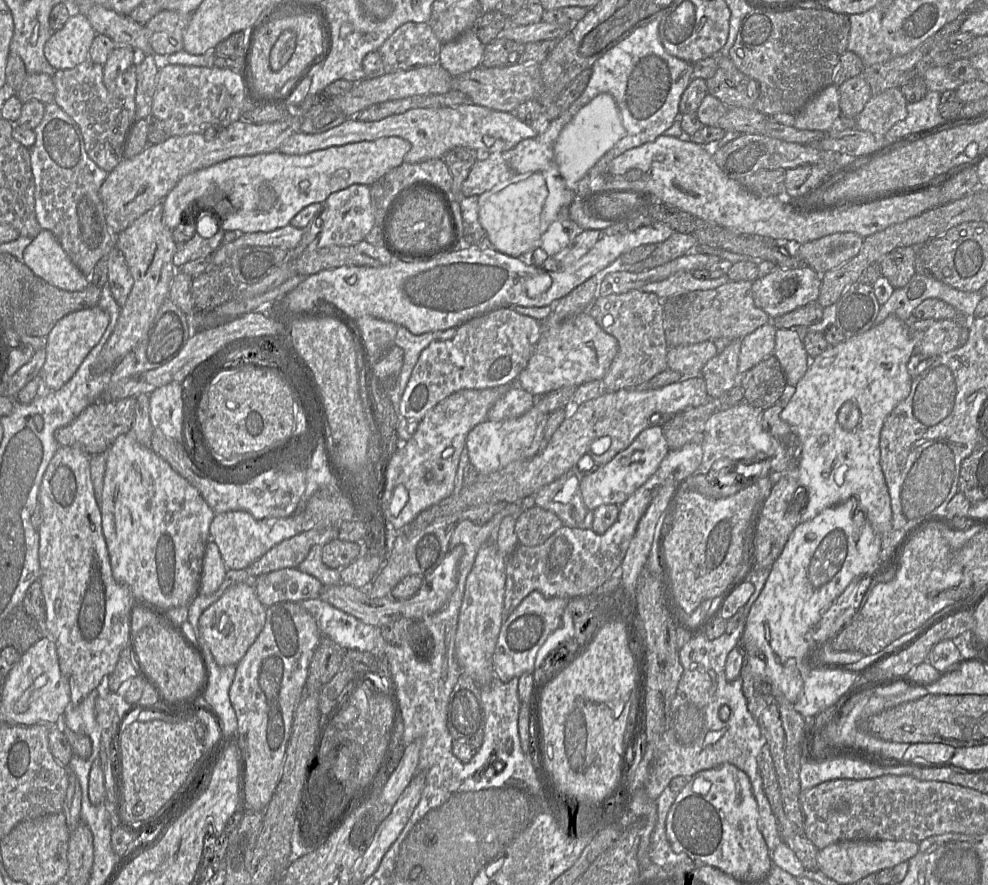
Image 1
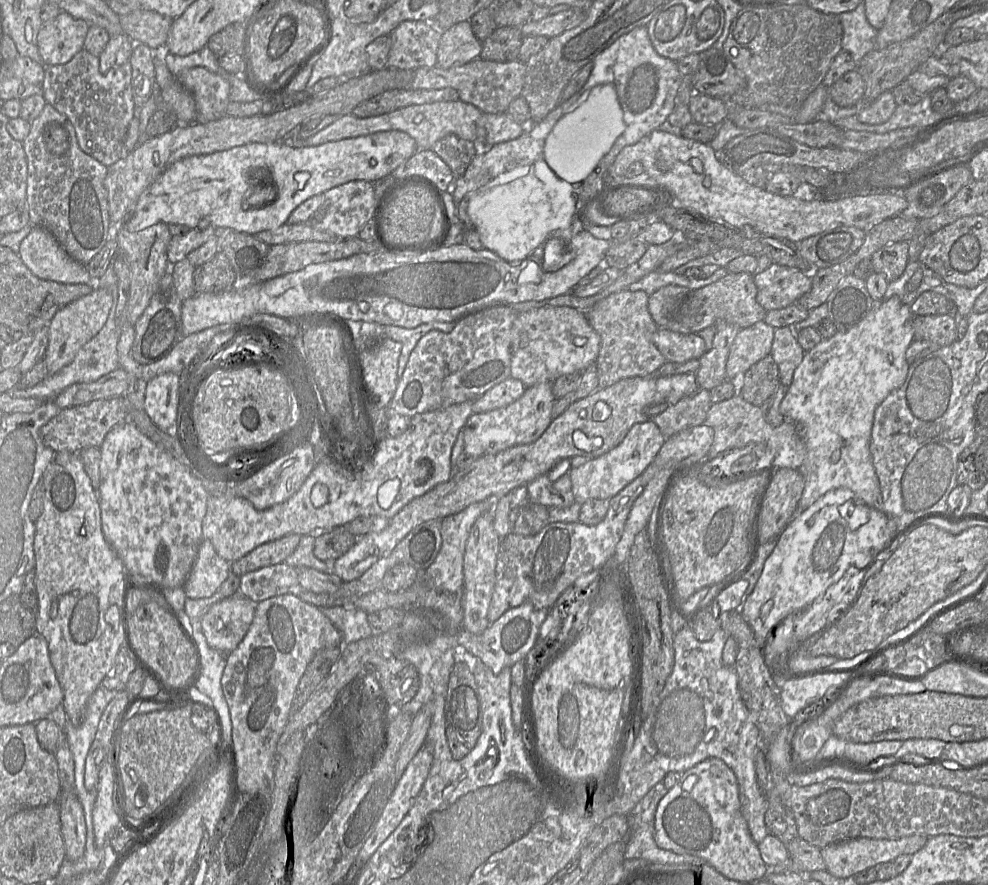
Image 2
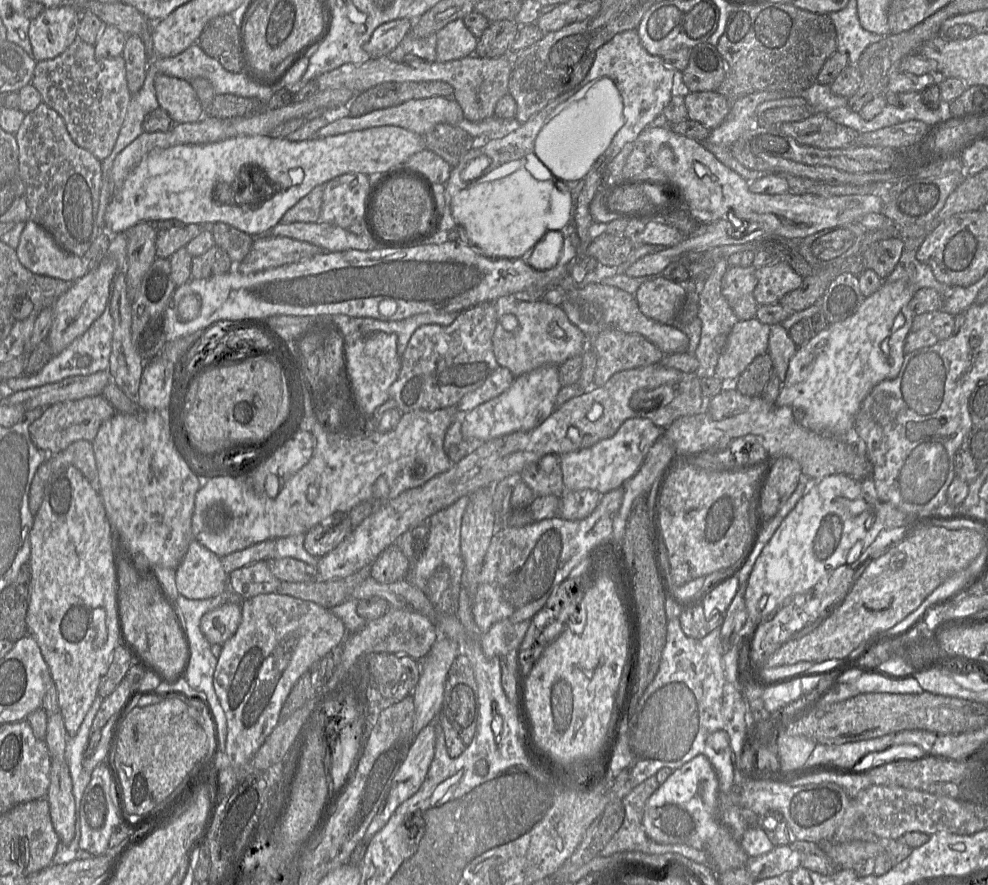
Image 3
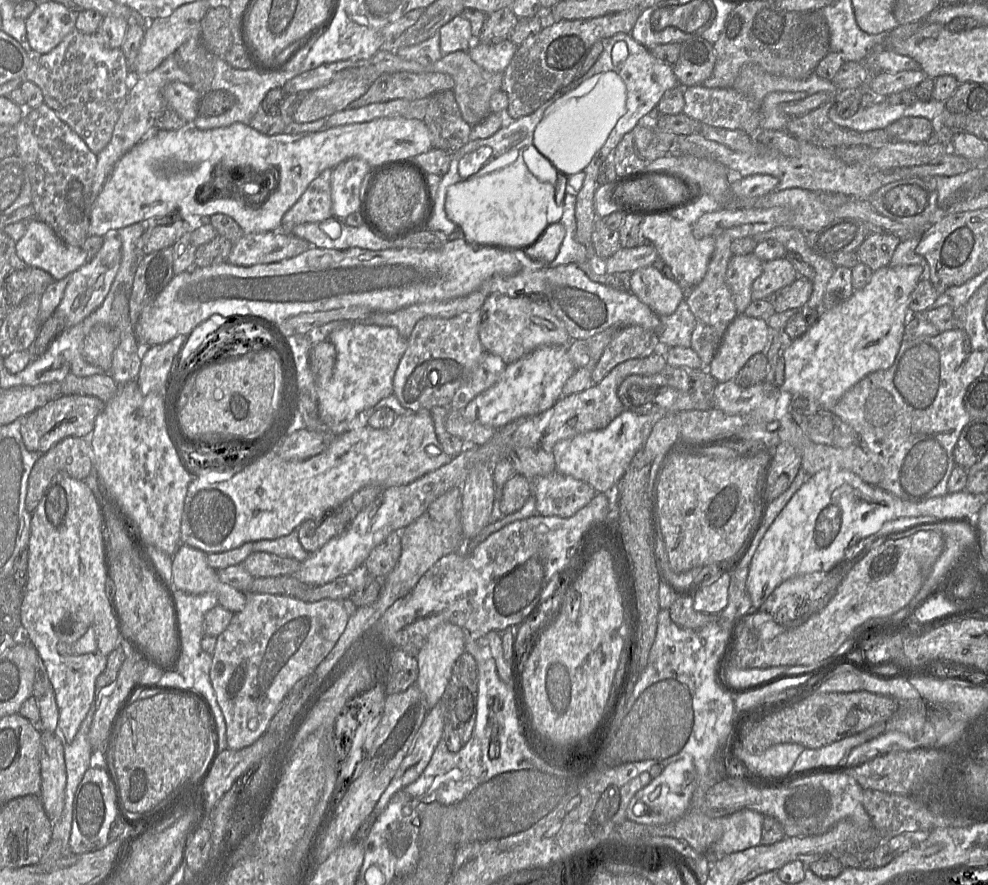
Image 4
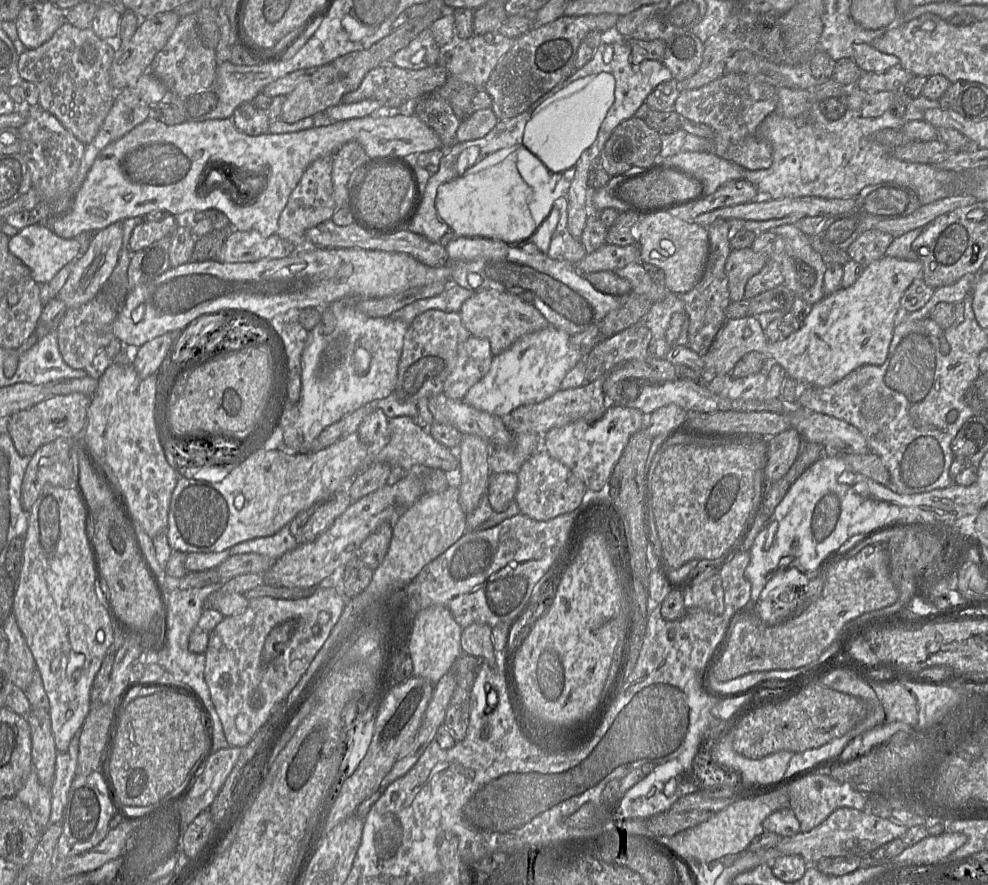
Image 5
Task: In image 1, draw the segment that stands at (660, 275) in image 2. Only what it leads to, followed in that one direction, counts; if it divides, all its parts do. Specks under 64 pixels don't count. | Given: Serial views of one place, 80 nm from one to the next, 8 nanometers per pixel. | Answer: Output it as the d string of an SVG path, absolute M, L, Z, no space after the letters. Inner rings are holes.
M682 273L670 276L662 281L647 284L641 291L653 293L664 301L673 296L693 291L712 290L729 281L728 274L724 274L716 279L701 280L693 277L691 273Z

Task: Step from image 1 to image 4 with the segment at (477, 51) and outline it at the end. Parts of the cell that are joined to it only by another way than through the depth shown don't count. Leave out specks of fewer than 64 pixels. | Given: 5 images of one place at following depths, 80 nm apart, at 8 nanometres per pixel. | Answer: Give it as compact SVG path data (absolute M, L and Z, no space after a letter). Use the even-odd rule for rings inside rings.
M456 16L438 31L442 55L455 51L468 51L474 42L470 23L462 16Z

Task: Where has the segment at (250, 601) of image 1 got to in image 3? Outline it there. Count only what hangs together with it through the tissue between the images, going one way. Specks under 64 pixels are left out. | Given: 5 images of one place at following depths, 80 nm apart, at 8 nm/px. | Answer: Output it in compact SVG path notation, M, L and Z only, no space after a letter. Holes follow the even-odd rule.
M225 603L201 618L201 630L210 644L223 645L237 631L242 620L241 603Z

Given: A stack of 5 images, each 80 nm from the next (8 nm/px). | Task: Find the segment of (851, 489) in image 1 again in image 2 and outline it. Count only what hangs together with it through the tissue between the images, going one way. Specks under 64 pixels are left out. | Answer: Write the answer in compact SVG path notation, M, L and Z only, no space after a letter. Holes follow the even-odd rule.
M893 296L888 299L884 298L879 302L875 301L875 309L873 309L870 314L856 326L847 332L837 332L833 337L823 339L812 350L805 352L803 361L796 368L793 375L793 381L791 385L787 387L786 394L780 405L780 412L785 420L801 422L806 428L806 457L801 468L799 469L804 477L804 489L802 492L802 497L798 503L798 507L792 516L792 520L802 511L816 502L826 492L837 488L850 489L870 507L883 512L883 498L880 490L879 479L872 462L870 451L871 432L876 408L893 390L902 386L907 378L909 365L906 360L906 351L914 340L913 322L914 315L909 305L904 304L897 296Z

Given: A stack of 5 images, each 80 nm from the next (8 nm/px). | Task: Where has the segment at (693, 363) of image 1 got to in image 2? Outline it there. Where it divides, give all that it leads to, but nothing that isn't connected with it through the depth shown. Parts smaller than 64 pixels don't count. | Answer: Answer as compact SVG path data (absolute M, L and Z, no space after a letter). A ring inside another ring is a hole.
M658 328L652 341L666 361L684 363L699 359L706 351L706 344L698 334L678 333L666 328Z

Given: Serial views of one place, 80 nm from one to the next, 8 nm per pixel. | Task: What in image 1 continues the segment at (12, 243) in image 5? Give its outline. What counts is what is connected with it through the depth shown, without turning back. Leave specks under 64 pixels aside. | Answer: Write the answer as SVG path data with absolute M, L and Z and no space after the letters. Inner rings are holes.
M42 229L32 239L24 250L23 261L36 276L59 289L81 291L89 285L89 277L72 262L48 230Z

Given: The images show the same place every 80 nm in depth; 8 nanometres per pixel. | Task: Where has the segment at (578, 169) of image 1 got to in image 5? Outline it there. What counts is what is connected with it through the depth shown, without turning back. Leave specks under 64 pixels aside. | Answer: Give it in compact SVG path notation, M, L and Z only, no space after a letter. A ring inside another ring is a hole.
M603 71L596 74L582 90L567 98L556 100L531 119L525 128L523 145L537 155L552 172L564 172L576 165L583 151L592 146L598 137L600 128L615 102L615 86L615 78L611 73Z

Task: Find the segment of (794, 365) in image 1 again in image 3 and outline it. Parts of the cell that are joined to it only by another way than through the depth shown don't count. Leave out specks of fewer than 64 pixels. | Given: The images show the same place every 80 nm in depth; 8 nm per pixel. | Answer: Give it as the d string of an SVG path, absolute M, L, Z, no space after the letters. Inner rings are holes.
M781 324L771 325L768 353L773 360L773 366L781 382L785 383L789 363L797 352L797 345L792 340L788 330Z

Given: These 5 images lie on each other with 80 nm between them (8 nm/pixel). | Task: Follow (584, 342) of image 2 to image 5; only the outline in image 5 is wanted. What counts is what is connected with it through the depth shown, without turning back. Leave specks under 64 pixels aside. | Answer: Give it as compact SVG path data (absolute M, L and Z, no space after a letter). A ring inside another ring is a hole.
M496 290L473 293L461 306L459 314L472 336L489 341L494 356L510 348L521 337L549 326L547 319L533 305L517 296Z

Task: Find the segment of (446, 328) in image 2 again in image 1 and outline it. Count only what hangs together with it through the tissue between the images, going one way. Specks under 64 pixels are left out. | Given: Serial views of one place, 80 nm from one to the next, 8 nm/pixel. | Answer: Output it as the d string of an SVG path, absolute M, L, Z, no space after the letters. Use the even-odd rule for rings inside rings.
M398 326L394 345L400 347L404 352L403 364L396 386L388 387L390 402L392 403L393 409L396 413L399 412L399 402L401 396L421 352L433 341L452 339L456 332L457 328L452 327L446 330L415 335L405 327Z

